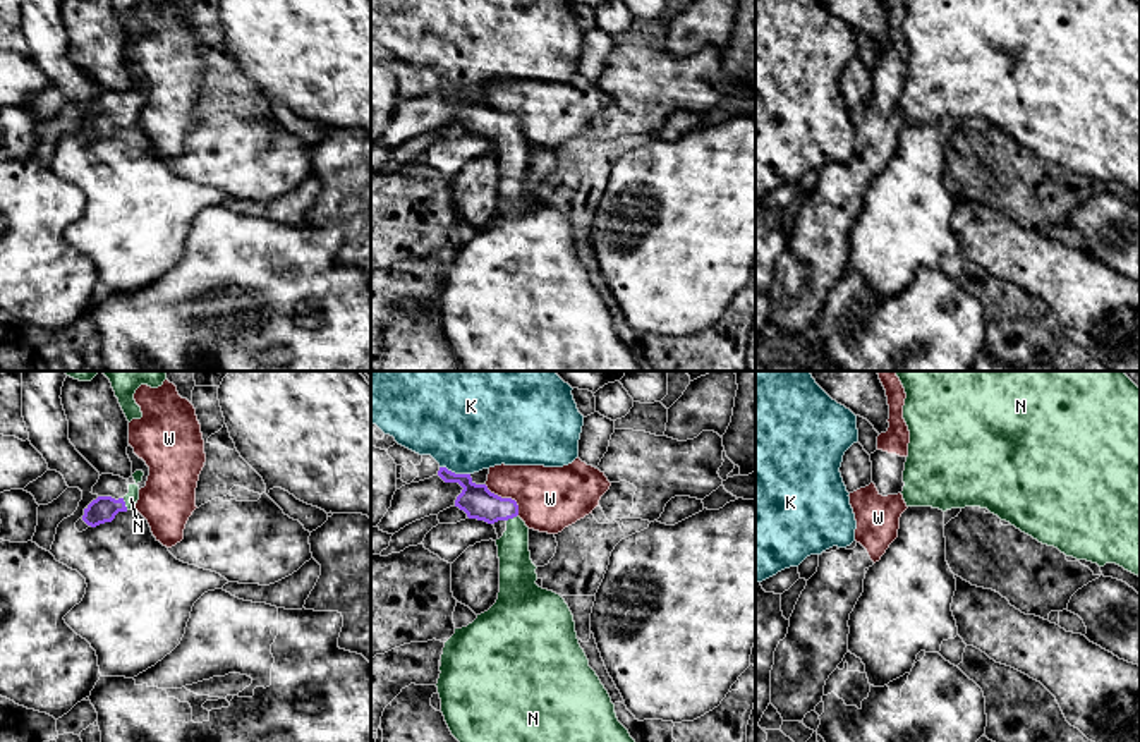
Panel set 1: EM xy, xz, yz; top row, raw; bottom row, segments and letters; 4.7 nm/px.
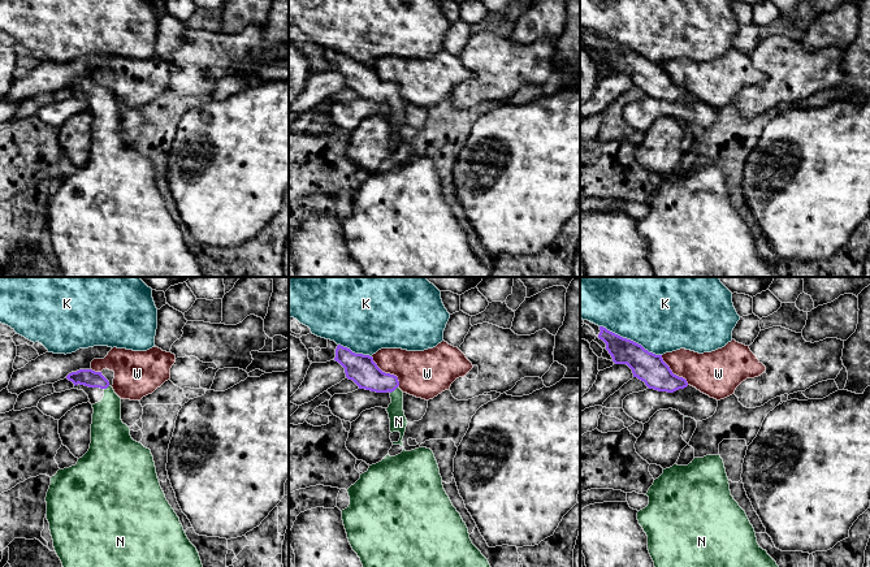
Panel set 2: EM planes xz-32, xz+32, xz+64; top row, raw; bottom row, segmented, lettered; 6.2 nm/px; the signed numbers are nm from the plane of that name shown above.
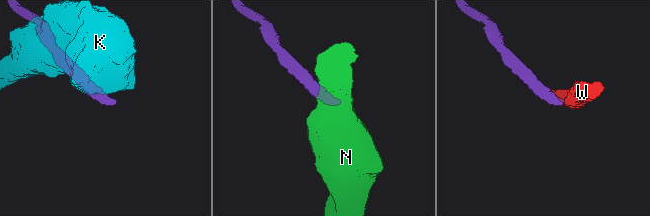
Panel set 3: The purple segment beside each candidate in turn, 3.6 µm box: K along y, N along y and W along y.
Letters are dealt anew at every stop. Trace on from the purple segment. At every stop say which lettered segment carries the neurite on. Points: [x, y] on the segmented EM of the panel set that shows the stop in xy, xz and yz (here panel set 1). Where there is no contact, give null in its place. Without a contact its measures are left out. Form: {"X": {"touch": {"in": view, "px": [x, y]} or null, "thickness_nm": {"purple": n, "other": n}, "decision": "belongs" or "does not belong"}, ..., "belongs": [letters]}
{"K": {"touch": {"in": "xz", "px": [454, 473]}, "thickness_nm": {"purple": 160, "other": 480}, "decision": "does not belong"}, "N": {"touch": {"in": "xy", "px": [124, 504]}, "thickness_nm": {"purple": 120, "other": 70}, "decision": "belongs"}, "W": {"touch": {"in": "xz", "px": [507, 498]}, "thickness_nm": {"purple": 160, "other": 300}, "decision": "does not belong"}, "belongs": ["N"]}

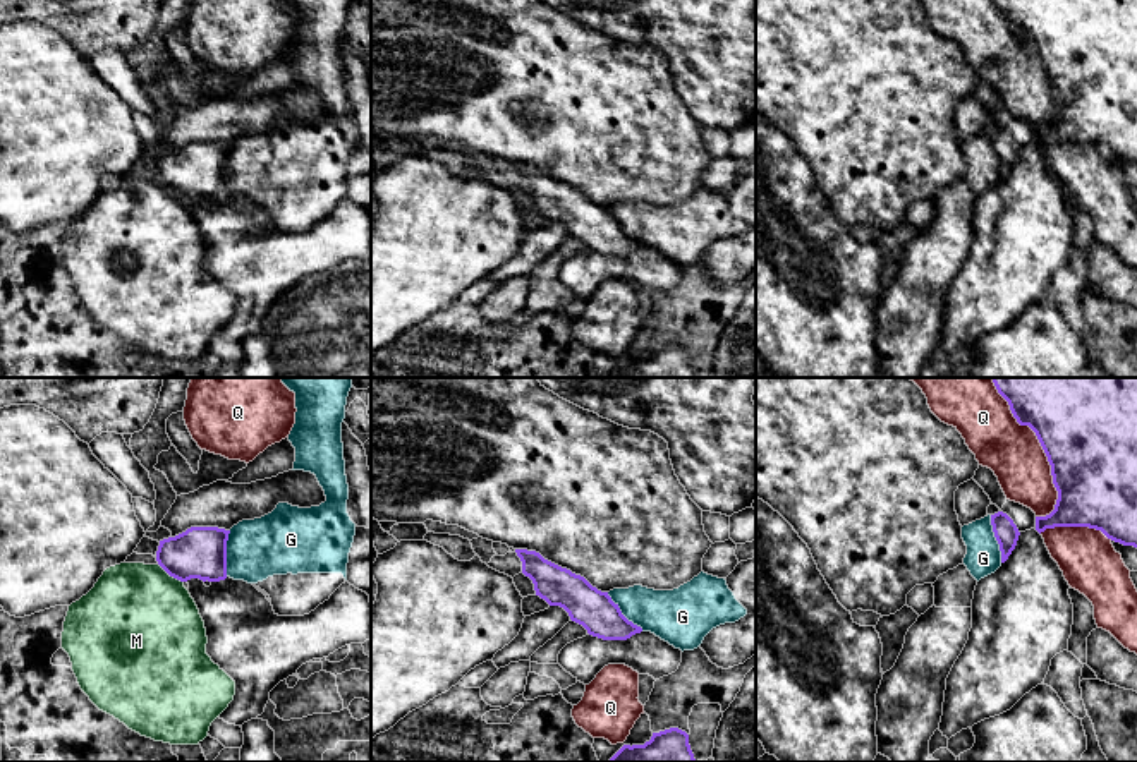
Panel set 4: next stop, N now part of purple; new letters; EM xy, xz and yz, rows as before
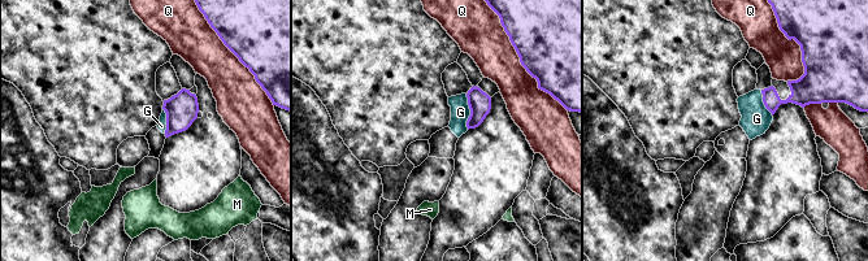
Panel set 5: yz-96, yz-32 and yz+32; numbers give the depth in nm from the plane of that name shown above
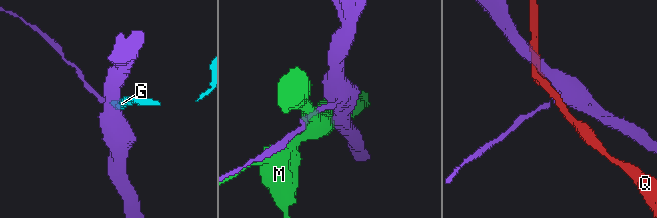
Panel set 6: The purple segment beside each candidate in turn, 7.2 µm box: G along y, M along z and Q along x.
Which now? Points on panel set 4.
{"G": {"touch": {"in": "yz", "px": [997, 539]}, "thickness_nm": {"purple": 110, "other": 160}, "decision": "does not belong"}, "M": {"touch": {"in": "xy", "px": [170, 575]}, "thickness_nm": {"purple": 240, "other": 500}, "decision": "does not belong"}, "Q": {"touch": {"in": "yz", "px": [1041, 445]}, "thickness_nm": {"purple": 500, "other": 260}, "decision": "does not belong"}, "belongs": []}

